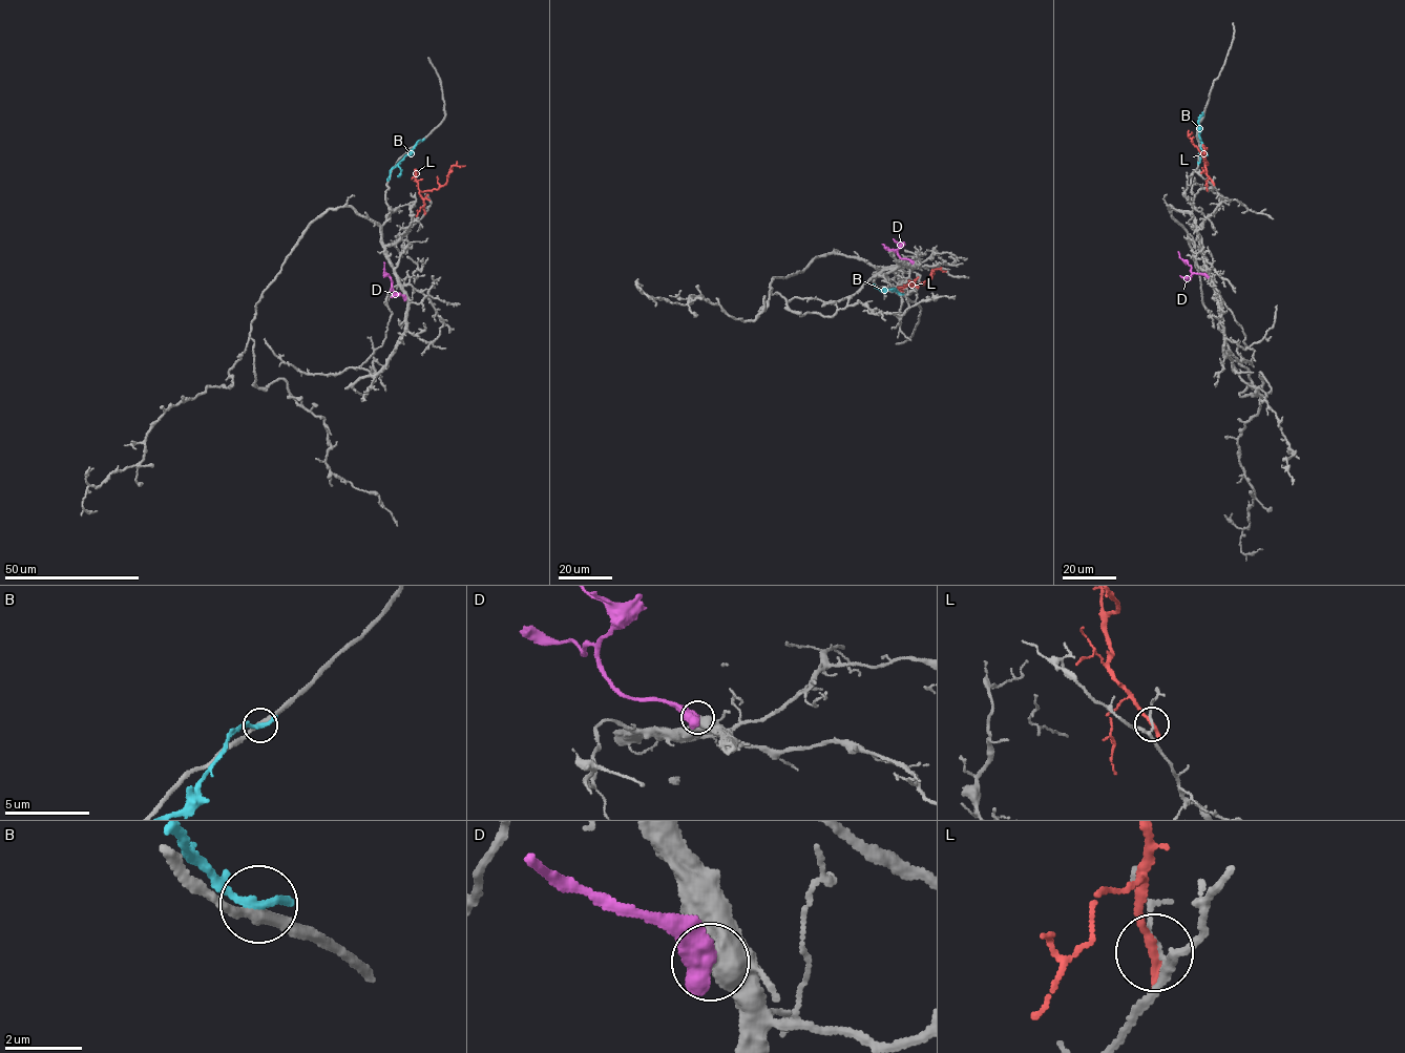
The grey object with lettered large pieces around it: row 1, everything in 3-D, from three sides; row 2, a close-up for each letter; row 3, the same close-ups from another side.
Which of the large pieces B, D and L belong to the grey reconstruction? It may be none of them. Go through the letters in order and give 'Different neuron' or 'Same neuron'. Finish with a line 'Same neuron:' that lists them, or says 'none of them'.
B: Different neuron
D: Different neuron
L: Different neuron
Same neuron: none of them

